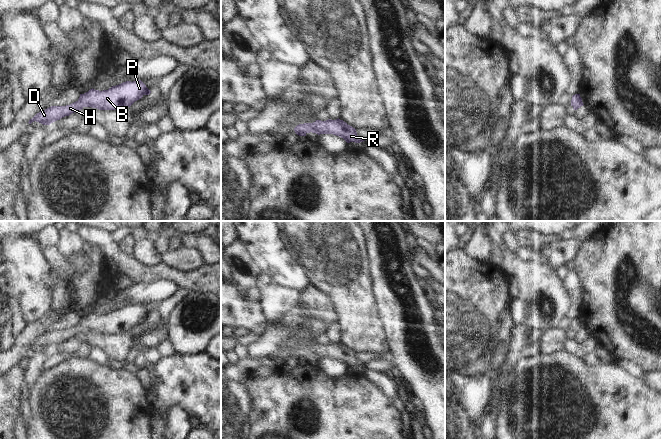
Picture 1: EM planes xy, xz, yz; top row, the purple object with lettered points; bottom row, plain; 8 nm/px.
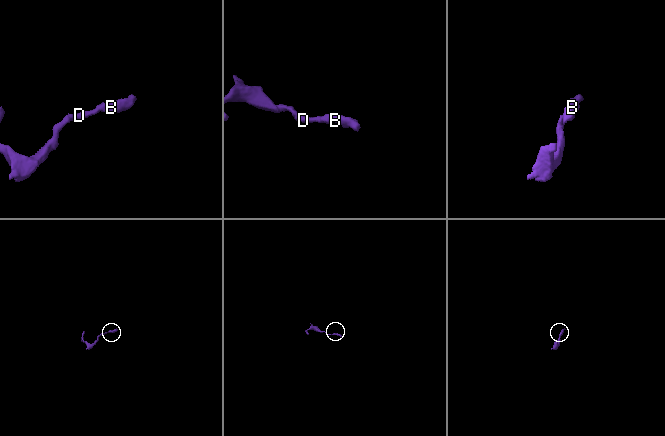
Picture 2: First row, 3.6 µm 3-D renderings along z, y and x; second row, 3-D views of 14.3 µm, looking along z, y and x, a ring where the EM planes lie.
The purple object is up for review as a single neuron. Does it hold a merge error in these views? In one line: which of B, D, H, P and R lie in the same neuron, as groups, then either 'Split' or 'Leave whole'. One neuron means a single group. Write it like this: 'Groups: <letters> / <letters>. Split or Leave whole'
Groups: B D H P R. Leave whole

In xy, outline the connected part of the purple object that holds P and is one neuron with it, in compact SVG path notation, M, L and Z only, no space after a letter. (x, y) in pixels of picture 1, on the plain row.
M141 304L126 305L103 315L92 312L84 318L80 318L79 323L70 329L51 330L40 335L28 347L36 345L43 349L50 349L65 340L79 336L84 331L119 334L130 331L135 325L150 317L151 315Z

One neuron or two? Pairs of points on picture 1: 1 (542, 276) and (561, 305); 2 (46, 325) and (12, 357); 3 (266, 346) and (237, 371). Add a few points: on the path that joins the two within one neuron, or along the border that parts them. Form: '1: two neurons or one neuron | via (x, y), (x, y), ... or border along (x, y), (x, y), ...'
1: one neuron | via (542, 283), (555, 298)
2: one neuron | via (37, 328), (22, 343), (20, 348)
3: two neurons | border along (250, 358), (256, 360)

